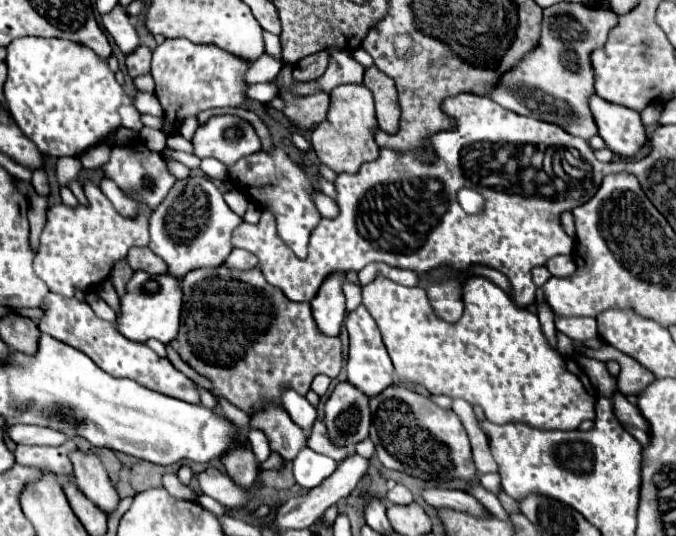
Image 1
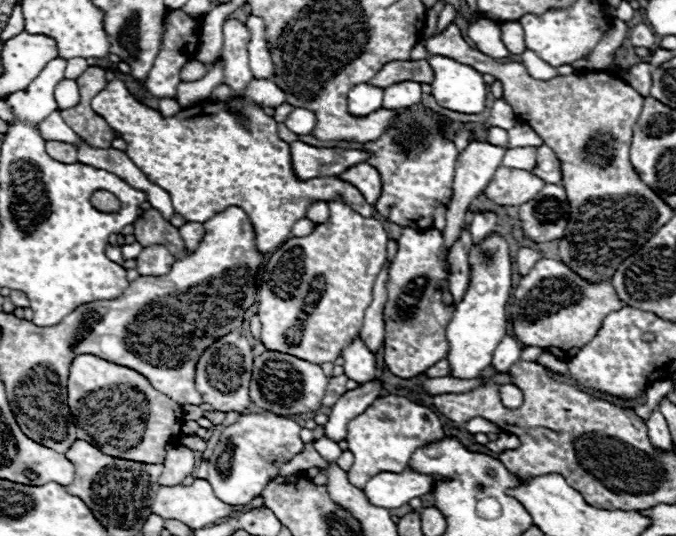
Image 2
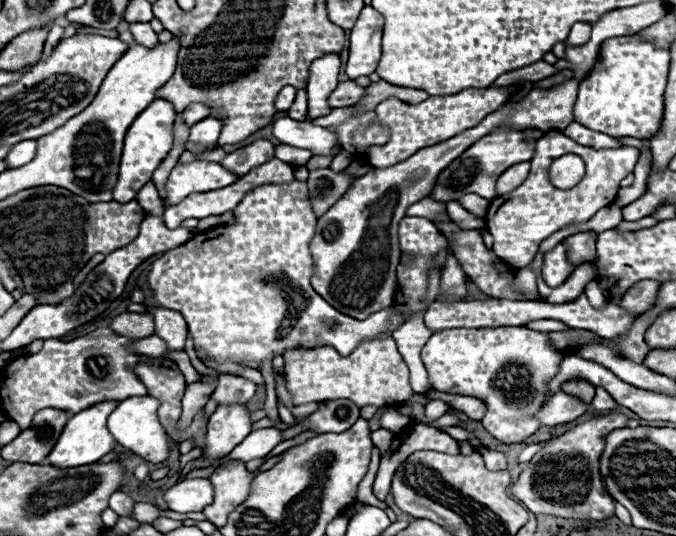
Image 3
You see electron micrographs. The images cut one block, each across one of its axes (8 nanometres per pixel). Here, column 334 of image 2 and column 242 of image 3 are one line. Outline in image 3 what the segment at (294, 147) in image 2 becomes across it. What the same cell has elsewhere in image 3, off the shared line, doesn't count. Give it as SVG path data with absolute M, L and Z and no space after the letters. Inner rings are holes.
M256 140L248 146L228 154L222 160L222 166L228 168L230 172L238 174L238 176L244 176L254 166L260 166L260 164L268 162L270 158L274 158L274 144L270 140Z

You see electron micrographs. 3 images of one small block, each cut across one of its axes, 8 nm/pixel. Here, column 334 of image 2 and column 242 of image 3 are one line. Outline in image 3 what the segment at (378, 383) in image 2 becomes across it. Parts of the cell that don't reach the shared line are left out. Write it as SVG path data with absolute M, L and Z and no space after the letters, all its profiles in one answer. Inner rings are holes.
M222 404L208 420L204 456L220 458L230 454L248 434L252 422L246 404Z

